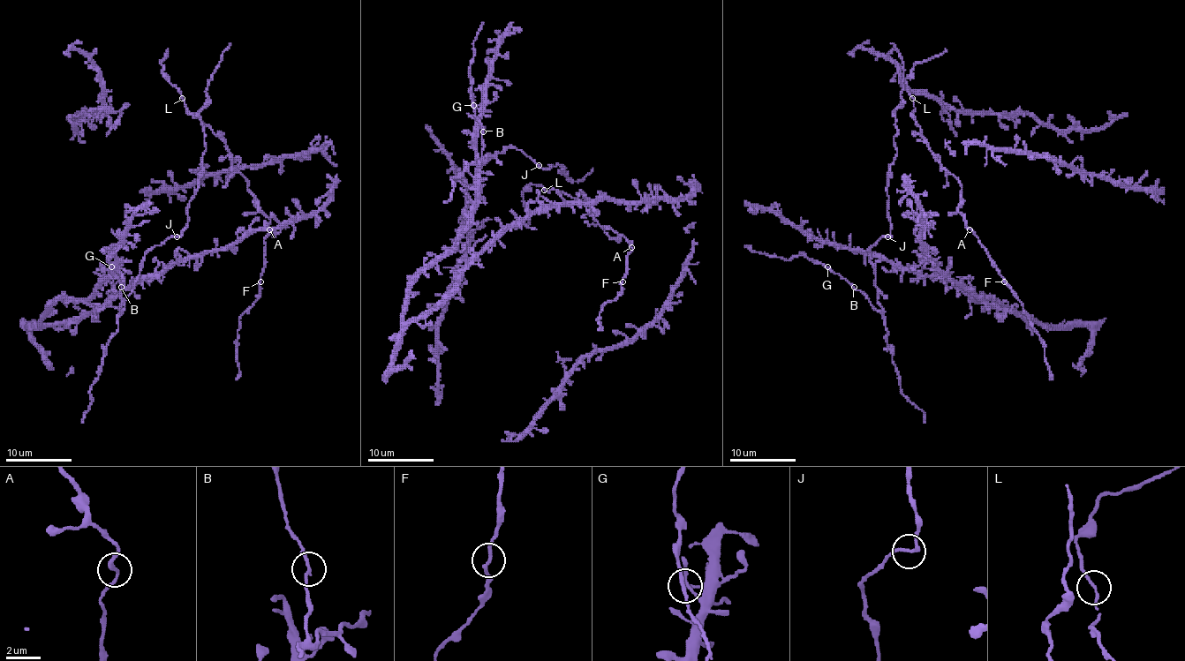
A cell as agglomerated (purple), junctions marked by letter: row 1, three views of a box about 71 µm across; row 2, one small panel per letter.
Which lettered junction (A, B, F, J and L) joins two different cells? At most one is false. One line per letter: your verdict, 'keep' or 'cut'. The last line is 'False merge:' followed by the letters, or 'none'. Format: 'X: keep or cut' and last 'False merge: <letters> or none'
A: keep
B: keep
F: keep
J: keep
L: keep
False merge: none

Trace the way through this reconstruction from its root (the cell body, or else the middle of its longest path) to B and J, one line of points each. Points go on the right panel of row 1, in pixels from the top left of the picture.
B: (1026, 319), (996, 300), (971, 300), (950, 281), (886, 260), (875, 264), (880, 310), (854, 287)
J: (1026, 319), (996, 300), (971, 300), (941, 279), (901, 270), (886, 260), (873, 264), (871, 247), (887, 237)

